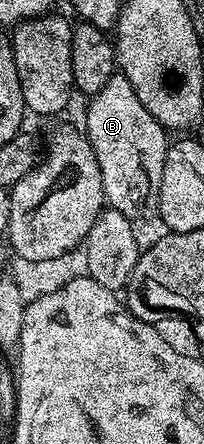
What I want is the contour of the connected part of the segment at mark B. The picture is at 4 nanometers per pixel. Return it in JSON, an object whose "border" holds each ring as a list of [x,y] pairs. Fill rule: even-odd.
{"border":[[[119,74],[112,76],[87,103],[88,113],[82,128],[98,158],[98,170],[102,170],[107,207],[118,210],[133,222],[155,221],[160,214],[158,194],[162,186],[162,166],[166,166],[169,133],[156,121],[154,114],[138,102],[134,86]]]}

